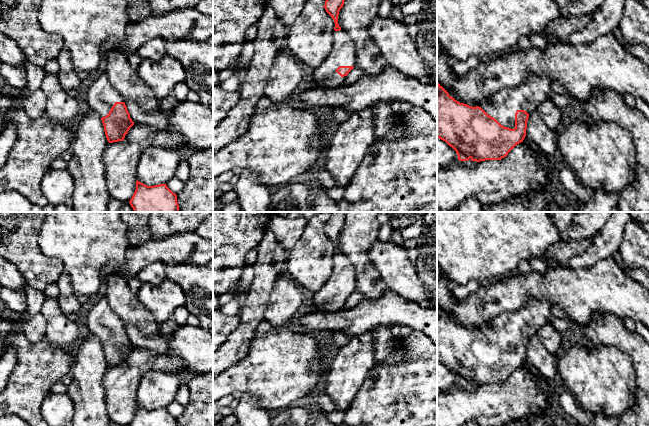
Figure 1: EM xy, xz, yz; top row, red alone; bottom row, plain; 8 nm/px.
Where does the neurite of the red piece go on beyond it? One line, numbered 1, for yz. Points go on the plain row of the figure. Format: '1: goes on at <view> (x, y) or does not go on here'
1: goes on at yz (527, 320)

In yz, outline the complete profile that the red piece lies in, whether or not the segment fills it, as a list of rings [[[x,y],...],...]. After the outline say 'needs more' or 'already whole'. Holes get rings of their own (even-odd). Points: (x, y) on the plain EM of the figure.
[[[531,299],[522,308],[504,312],[491,320],[491,324],[483,329],[472,331],[460,327],[437,306],[437,362],[452,371],[460,385],[501,384],[526,360],[529,339],[537,334],[540,327],[549,322],[551,306],[545,299]]]; needs more

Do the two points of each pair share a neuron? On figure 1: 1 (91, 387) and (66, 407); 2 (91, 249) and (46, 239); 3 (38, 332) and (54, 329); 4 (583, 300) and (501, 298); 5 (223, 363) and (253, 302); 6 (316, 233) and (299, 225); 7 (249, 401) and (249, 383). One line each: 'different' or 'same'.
1: different
2: same
3: different
4: same
5: same
6: different
7: different

